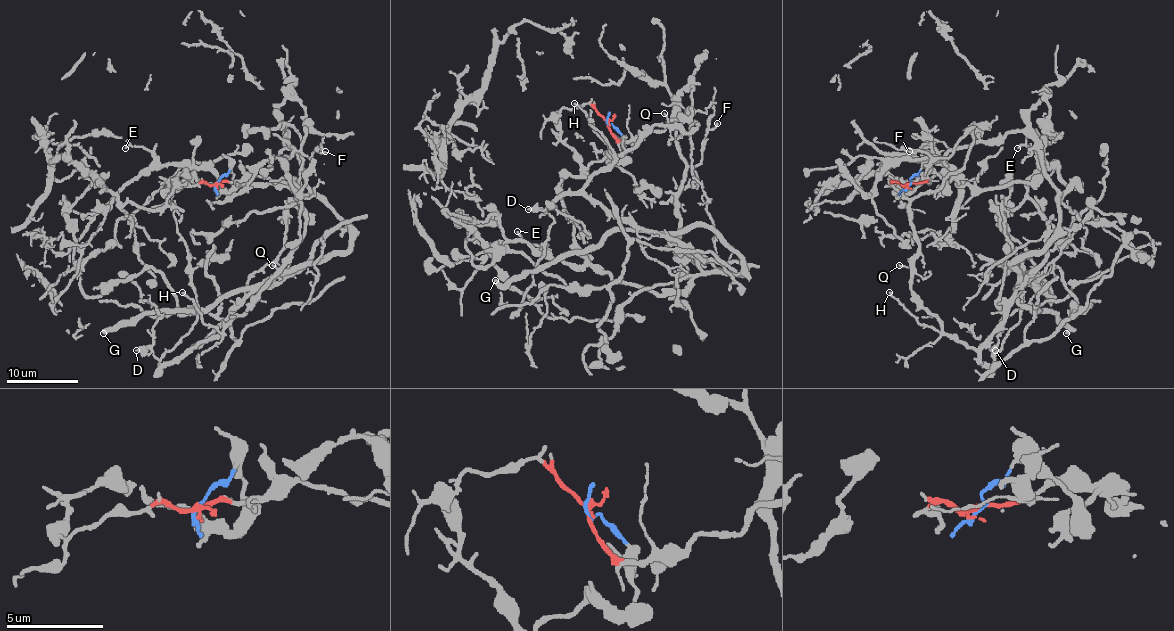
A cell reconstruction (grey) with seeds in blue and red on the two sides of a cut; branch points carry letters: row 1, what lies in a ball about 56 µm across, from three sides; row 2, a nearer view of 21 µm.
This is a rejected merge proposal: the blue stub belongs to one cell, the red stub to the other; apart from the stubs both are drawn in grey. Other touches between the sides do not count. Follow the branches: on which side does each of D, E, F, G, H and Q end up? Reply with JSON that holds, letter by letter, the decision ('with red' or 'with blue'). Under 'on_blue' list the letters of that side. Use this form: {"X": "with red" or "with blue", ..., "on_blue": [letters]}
{"D": "with red", "E": "with blue", "F": "with blue", "G": "with blue", "H": "with red", "Q": "with red", "on_blue": ["E", "F", "G"]}

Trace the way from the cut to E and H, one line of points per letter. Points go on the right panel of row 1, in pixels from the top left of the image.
E: (908, 185), (922, 167), (946, 192), (955, 177), (1003, 188), (1033, 183), (1051, 167), (1017, 147)
H: (908, 185), (926, 179), (901, 181), (899, 192), (919, 243), (912, 292), (940, 331), (889, 292)

